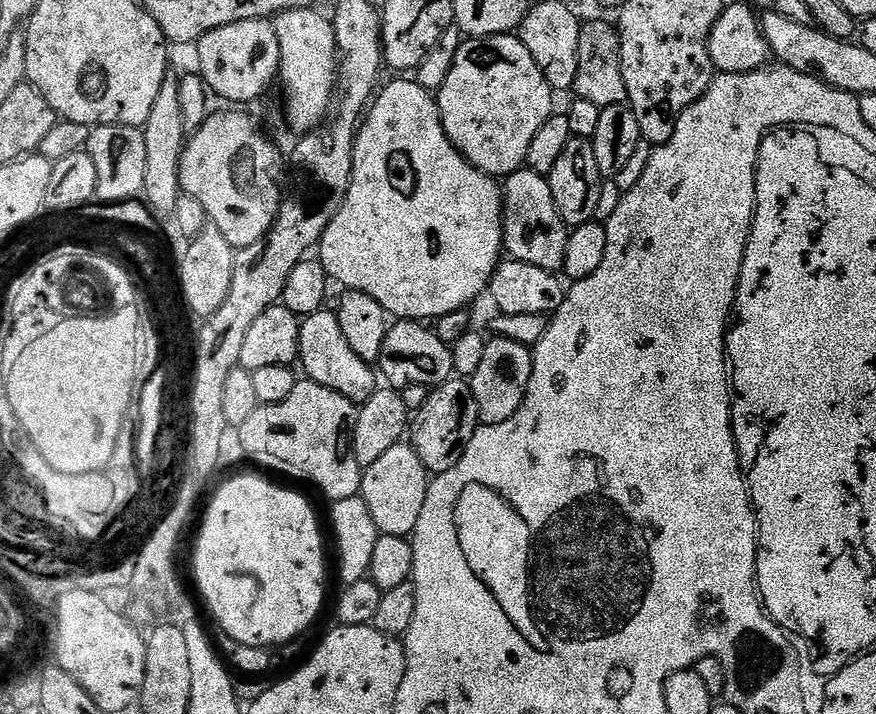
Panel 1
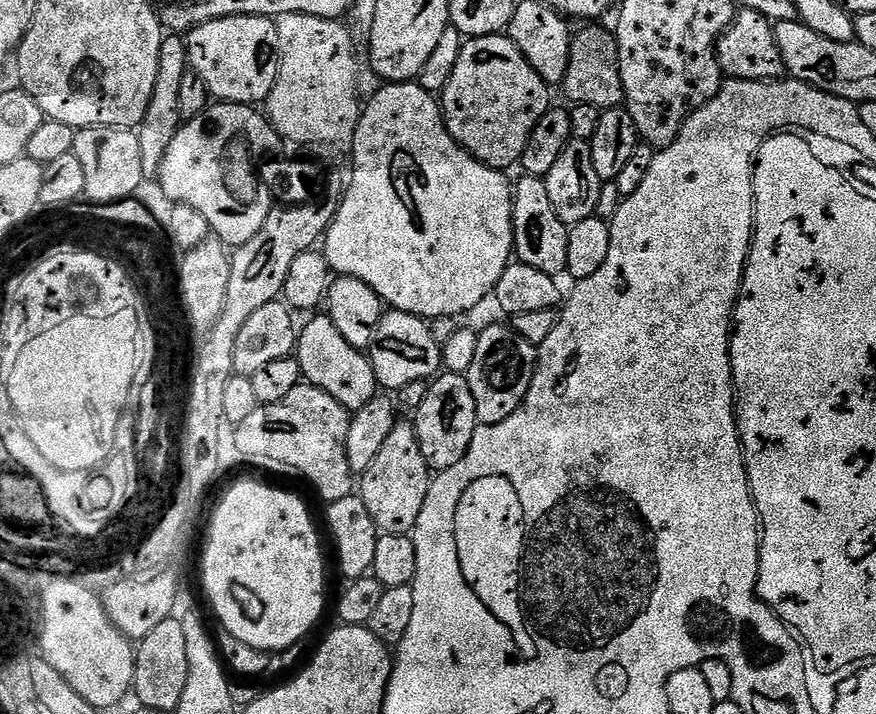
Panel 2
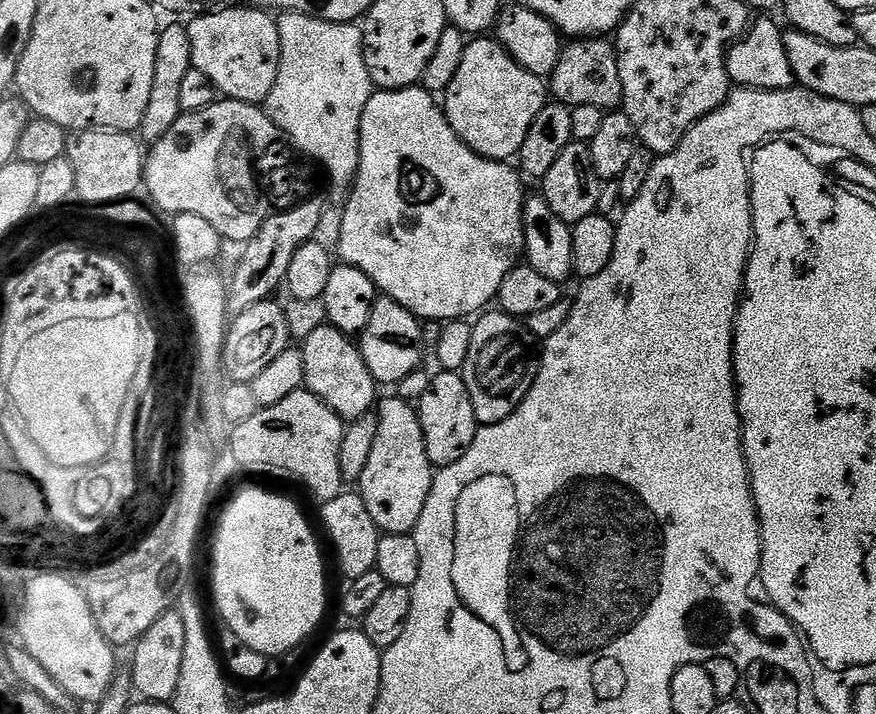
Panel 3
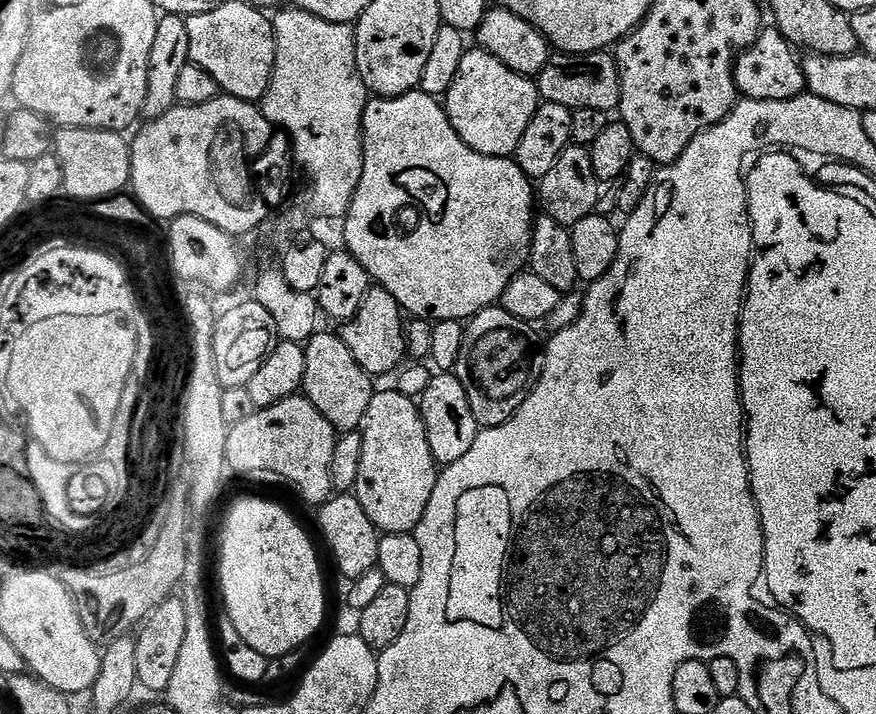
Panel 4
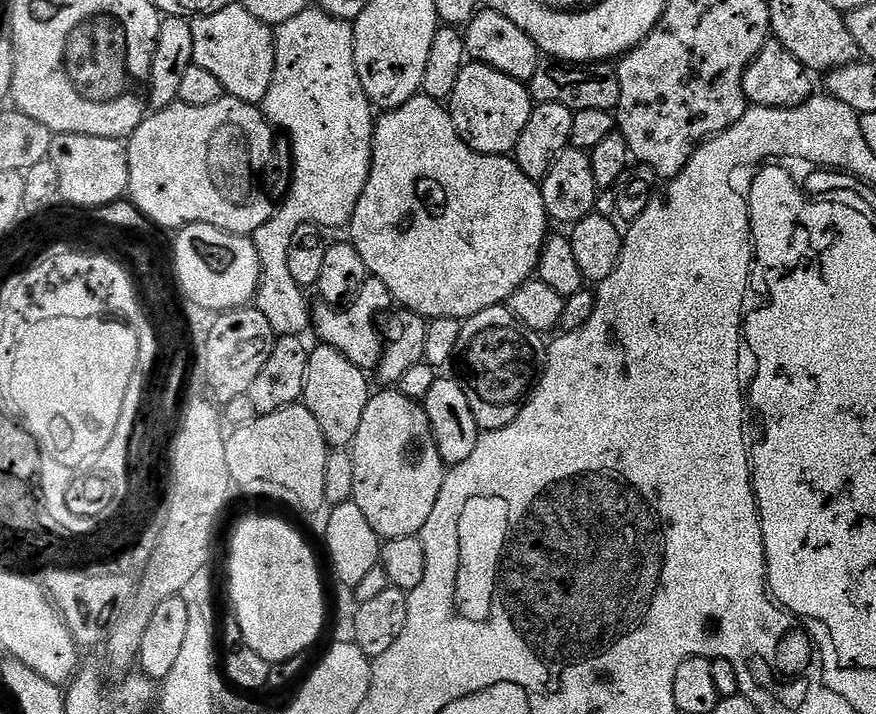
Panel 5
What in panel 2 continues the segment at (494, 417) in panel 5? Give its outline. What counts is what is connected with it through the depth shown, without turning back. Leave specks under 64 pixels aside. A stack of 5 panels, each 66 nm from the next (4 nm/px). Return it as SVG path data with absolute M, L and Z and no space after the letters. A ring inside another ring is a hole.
M507 323L492 324L489 328L479 329L478 347L474 353L474 363L466 373L470 394L474 394L474 406L476 407L476 419L480 424L501 424L522 406L522 398L526 398L526 390L530 390L530 382L534 378L536 358L538 355L537 345L526 342L522 334L518 334Z

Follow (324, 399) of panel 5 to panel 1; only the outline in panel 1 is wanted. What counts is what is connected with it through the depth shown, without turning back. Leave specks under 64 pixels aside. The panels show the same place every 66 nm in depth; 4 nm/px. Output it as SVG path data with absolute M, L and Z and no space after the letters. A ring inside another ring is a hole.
M321 310L301 319L298 364L304 367L303 375L307 379L326 386L326 390L334 390L334 394L342 394L342 398L350 398L357 406L368 400L378 387L373 365L354 354L350 342L346 342L346 334L342 334L342 322L338 322L332 310Z

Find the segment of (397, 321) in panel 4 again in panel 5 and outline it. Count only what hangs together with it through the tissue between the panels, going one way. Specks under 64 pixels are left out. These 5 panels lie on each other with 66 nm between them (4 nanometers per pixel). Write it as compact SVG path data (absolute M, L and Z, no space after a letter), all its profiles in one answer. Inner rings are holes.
M369 278L351 304L334 308L330 304L317 303L312 309L312 328L320 335L320 344L328 344L334 350L346 354L354 366L365 370L376 370L384 353L384 341L378 331L378 321L393 307L390 290L380 280Z

